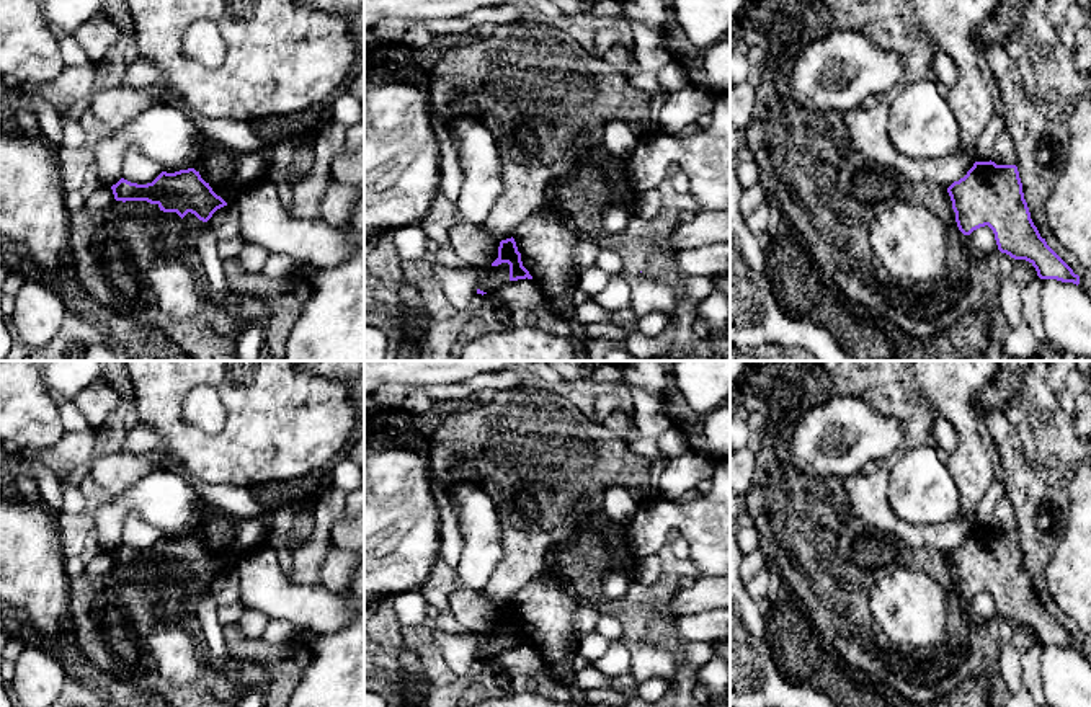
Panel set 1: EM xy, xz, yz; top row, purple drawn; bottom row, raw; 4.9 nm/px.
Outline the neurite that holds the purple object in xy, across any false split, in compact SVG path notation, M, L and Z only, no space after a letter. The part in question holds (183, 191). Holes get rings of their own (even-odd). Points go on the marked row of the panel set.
M194 168L175 173L162 171L152 183L137 185L121 178L111 186L116 201L147 201L163 212L176 212L181 219L191 212L207 222L212 214L227 206Z

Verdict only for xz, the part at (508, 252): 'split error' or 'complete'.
complete

